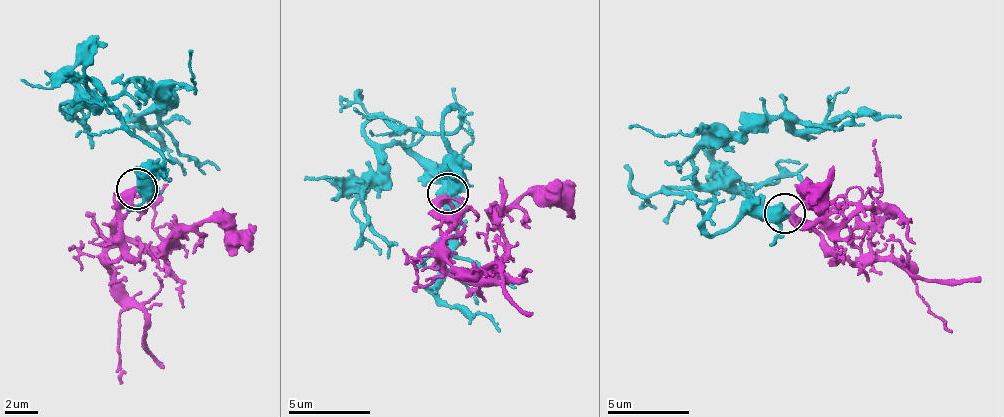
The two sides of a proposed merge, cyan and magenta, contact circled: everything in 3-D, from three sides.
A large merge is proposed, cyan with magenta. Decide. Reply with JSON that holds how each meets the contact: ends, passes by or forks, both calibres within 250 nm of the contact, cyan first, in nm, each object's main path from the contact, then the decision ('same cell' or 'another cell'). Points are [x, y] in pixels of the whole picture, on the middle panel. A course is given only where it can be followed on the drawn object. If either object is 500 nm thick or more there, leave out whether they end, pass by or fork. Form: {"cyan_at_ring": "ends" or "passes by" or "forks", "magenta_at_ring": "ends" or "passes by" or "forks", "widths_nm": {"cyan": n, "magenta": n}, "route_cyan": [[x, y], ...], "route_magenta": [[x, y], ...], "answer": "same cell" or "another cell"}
{"widths_nm": {"cyan": 650, "magenta": 280}, "route_cyan": [[449, 192], [454, 109], [452, 131], [365, 124], [440, 182], [457, 231], [437, 250], [442, 297], [499, 333]], "route_magenta": [[448, 194], [449, 269], [477, 281], [504, 253], [499, 212], [530, 189], [554, 192], [575, 220]], "answer": "same cell"}

